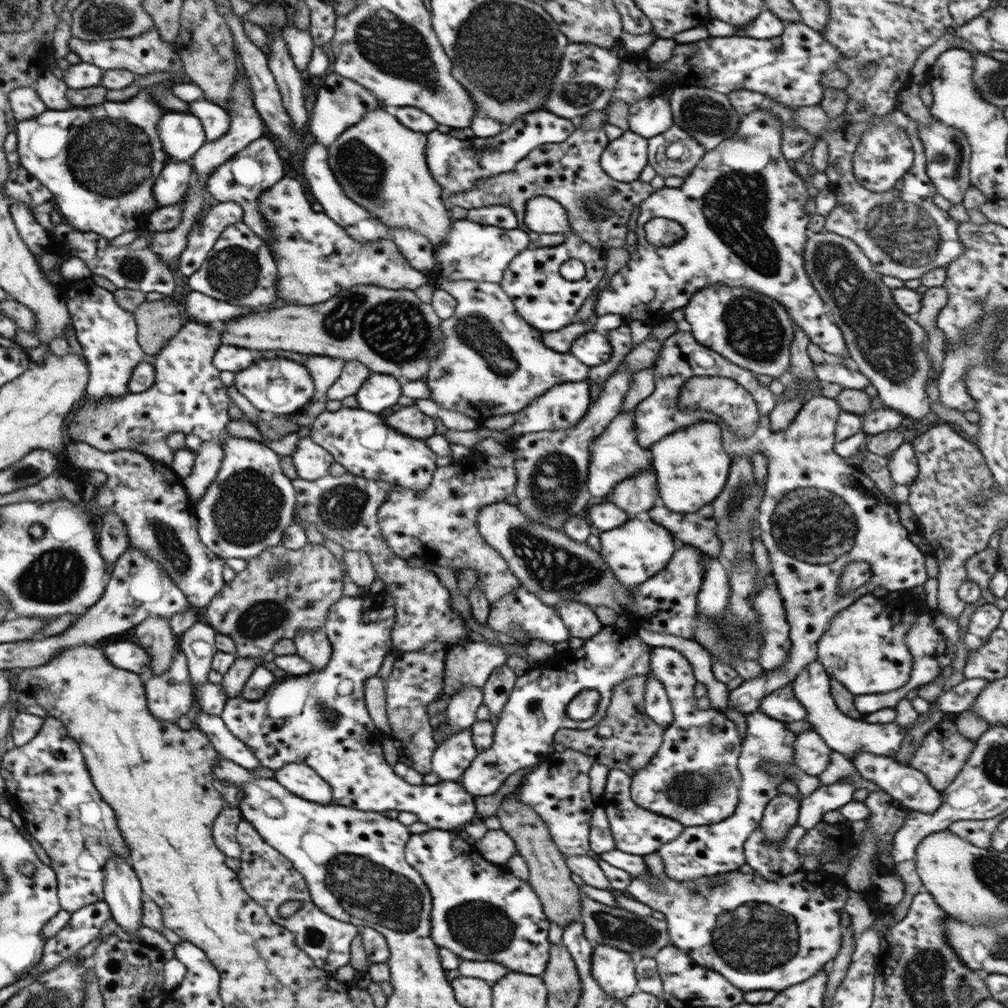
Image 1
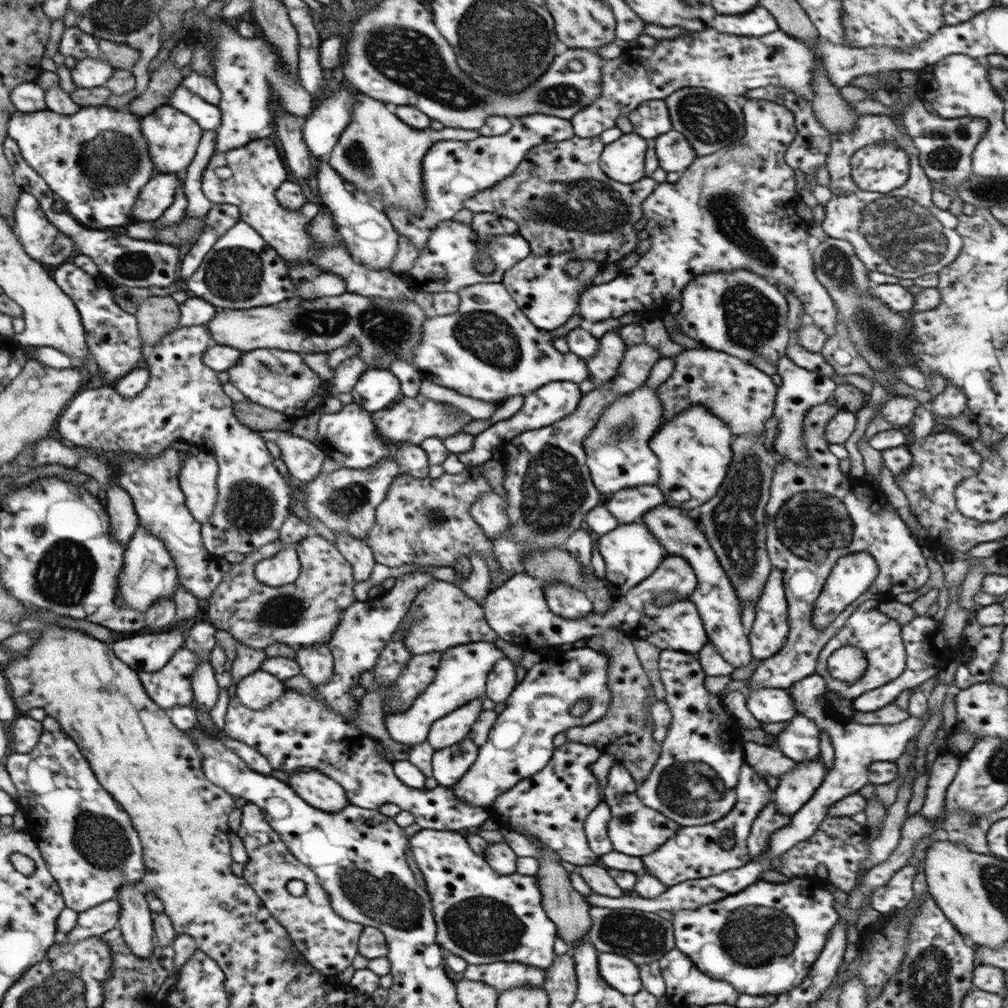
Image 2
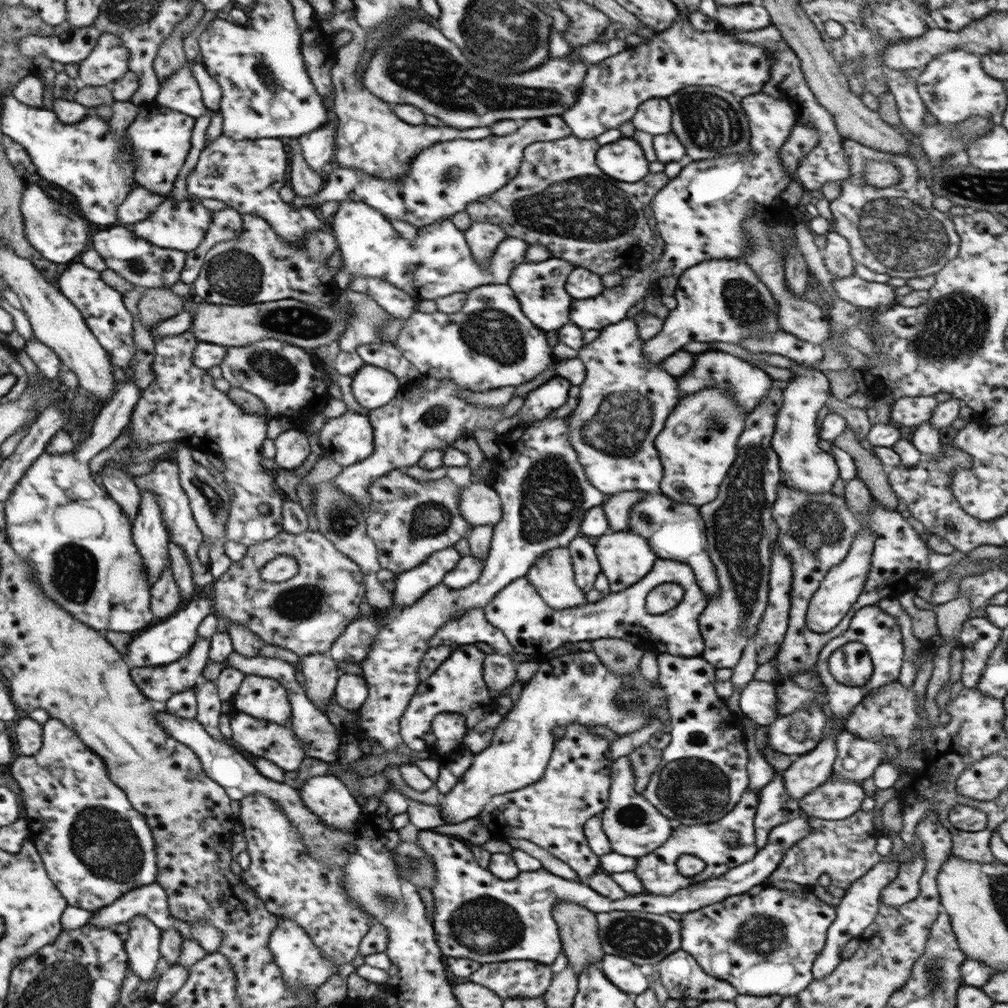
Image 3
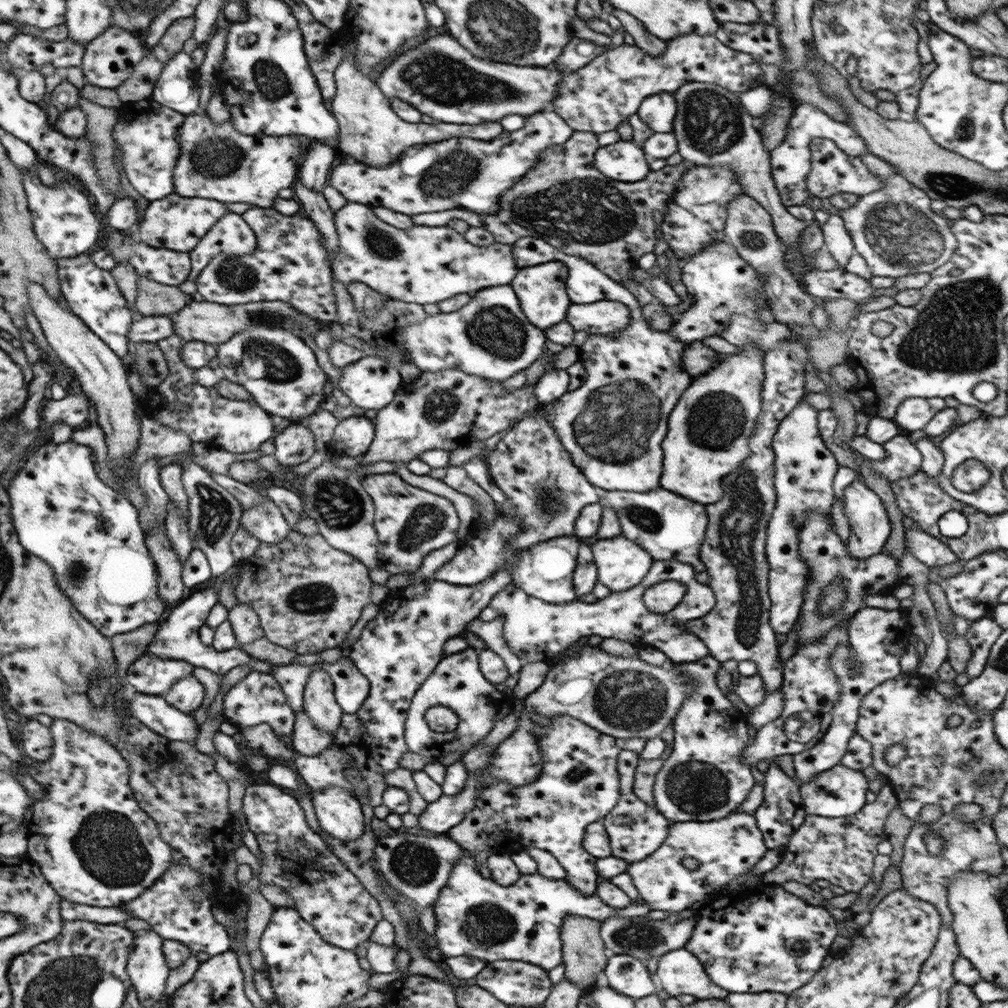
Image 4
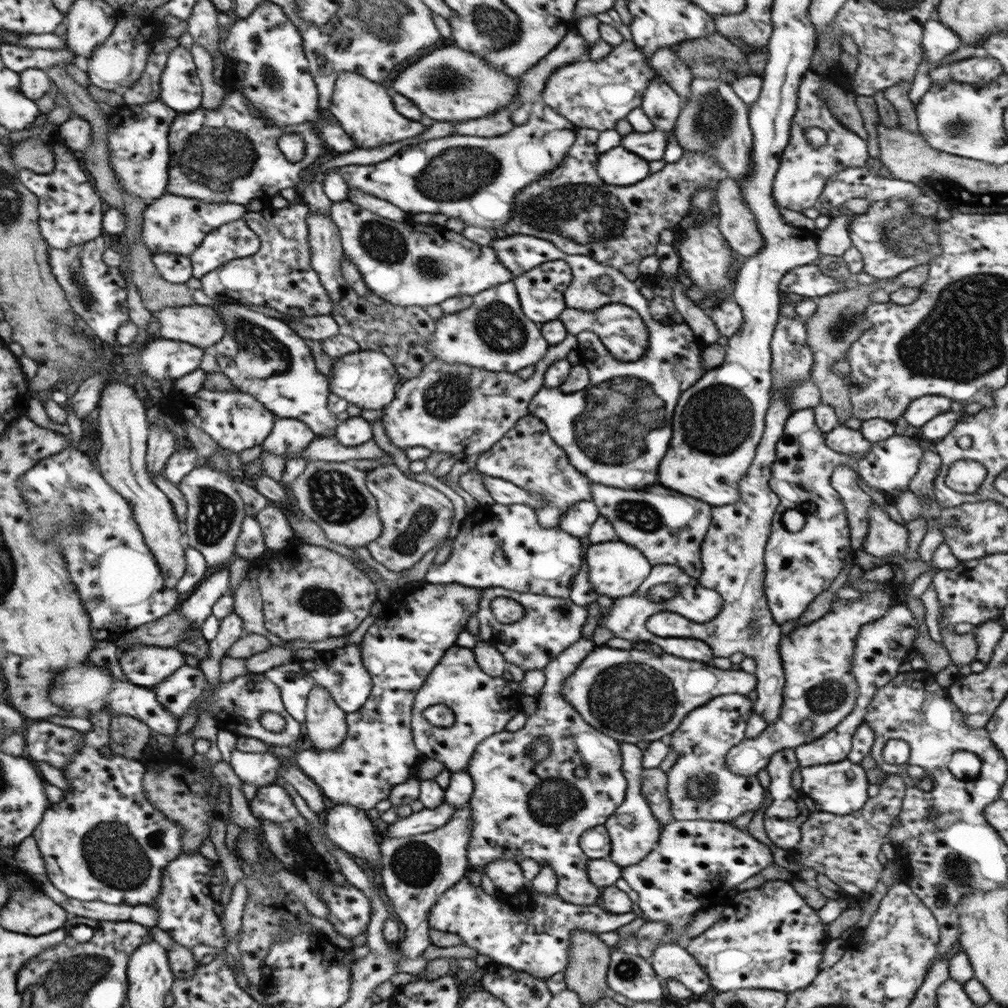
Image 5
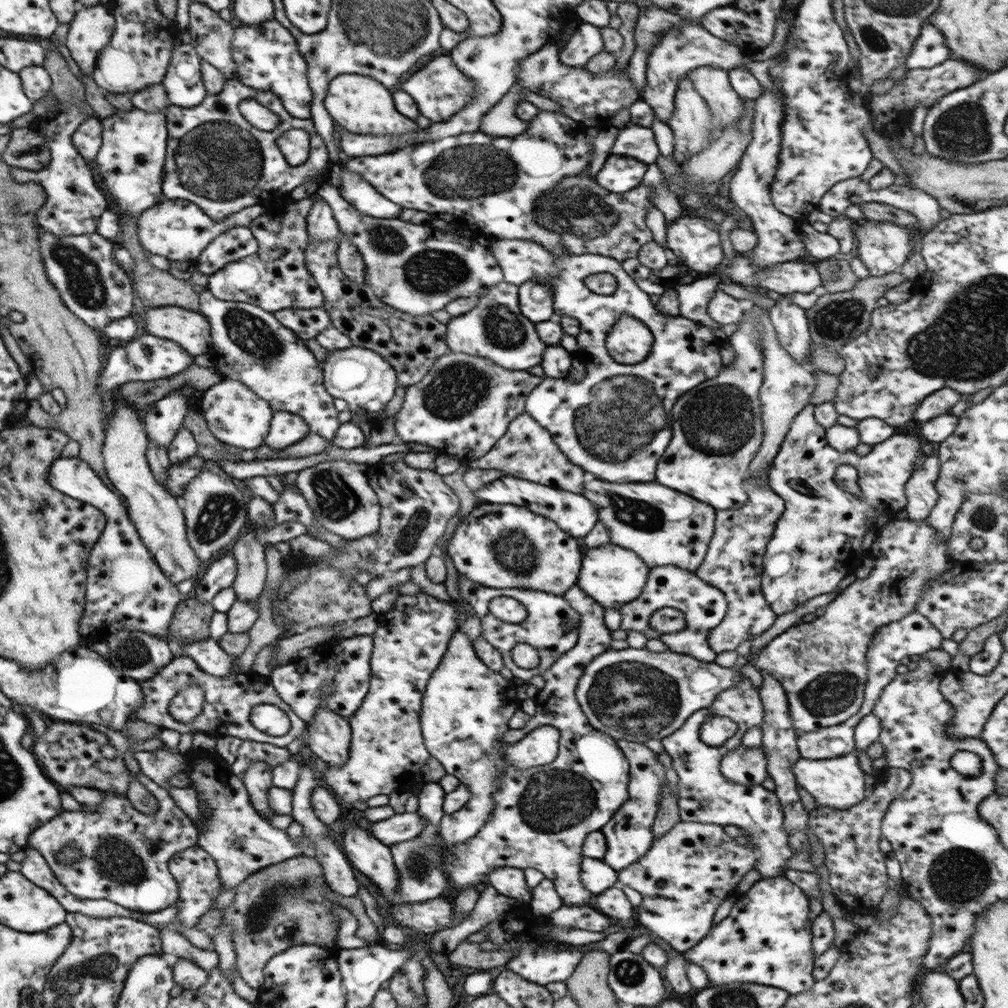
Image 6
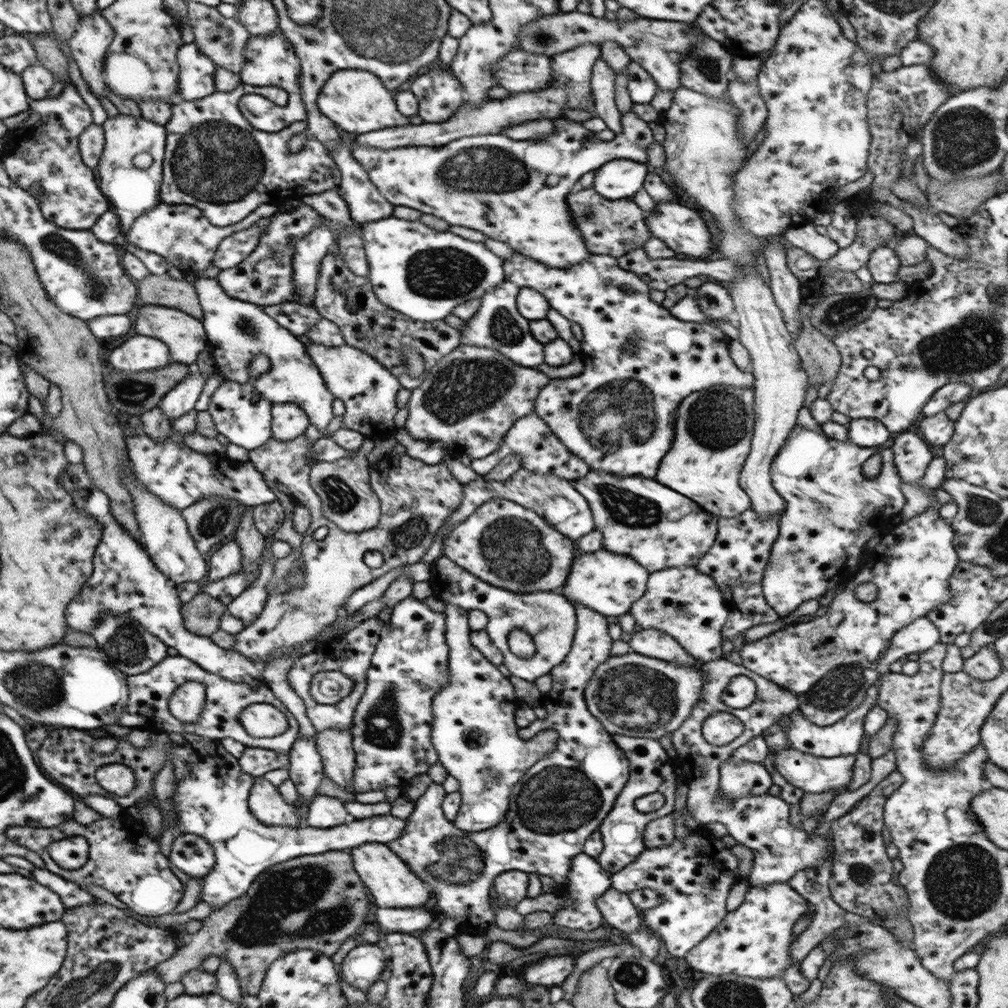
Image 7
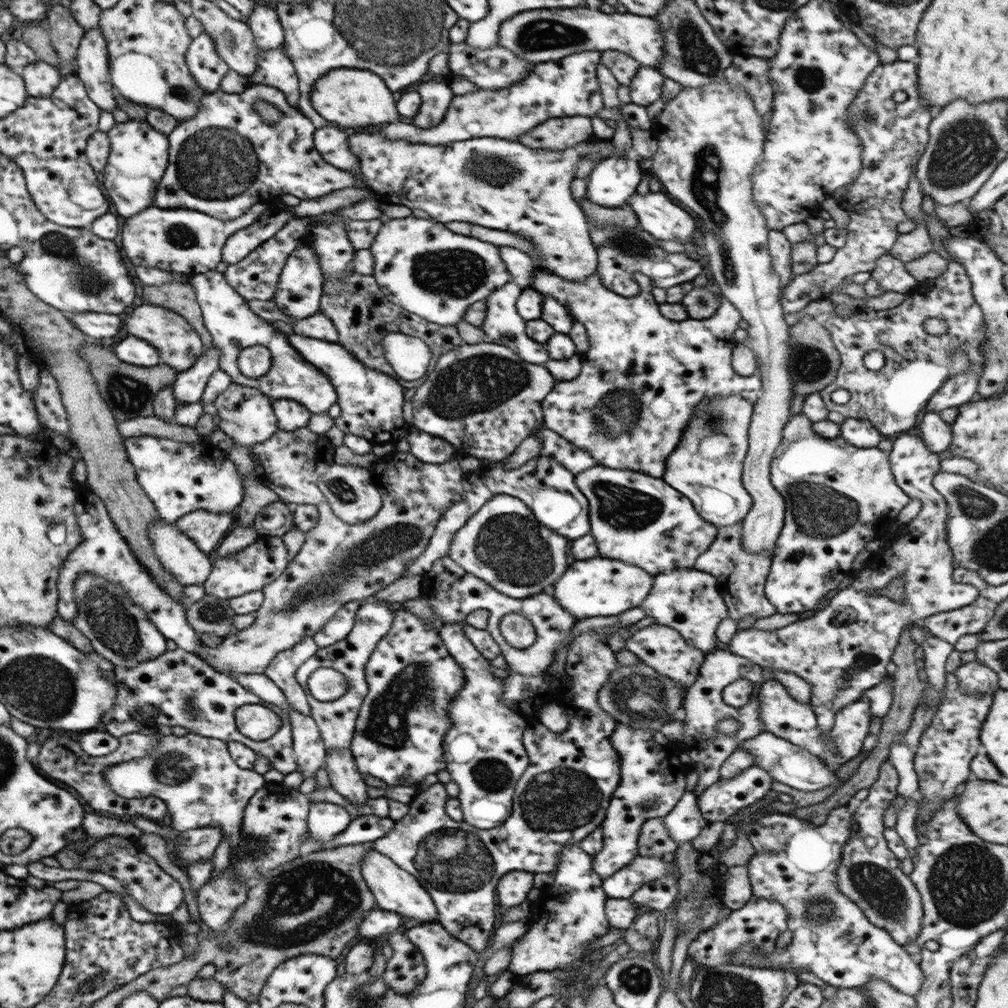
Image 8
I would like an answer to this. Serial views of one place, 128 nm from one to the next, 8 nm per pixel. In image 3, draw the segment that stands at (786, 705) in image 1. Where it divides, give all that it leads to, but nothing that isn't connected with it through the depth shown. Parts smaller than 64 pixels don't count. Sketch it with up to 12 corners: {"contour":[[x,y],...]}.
{"contour":[[751,679],[738,700],[743,716],[768,726],[779,716],[774,683]]}

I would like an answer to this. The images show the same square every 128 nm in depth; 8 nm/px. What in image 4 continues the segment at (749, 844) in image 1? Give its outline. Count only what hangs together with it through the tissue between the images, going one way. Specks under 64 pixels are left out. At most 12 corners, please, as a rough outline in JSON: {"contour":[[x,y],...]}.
{"contour":[[770,760],[752,815],[766,850],[803,822],[798,784]]}

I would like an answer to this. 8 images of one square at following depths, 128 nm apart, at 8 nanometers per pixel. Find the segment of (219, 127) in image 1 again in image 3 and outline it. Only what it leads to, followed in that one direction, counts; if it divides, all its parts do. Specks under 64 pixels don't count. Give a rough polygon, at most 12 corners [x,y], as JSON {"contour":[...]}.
{"contour":[[190,64],[161,80],[154,100],[194,119],[203,104]]}

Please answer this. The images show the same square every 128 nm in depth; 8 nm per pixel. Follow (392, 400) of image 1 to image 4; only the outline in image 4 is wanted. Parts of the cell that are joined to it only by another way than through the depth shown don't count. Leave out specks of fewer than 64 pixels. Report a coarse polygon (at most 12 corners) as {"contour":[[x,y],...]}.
{"contour":[[364,356],[337,387],[356,407],[379,411],[401,384],[396,368]]}

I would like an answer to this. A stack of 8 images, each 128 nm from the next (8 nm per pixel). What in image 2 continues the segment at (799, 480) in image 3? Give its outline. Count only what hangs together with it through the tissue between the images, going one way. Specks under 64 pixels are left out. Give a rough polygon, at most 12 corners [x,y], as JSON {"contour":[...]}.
{"contour":[[775,363],[776,455],[805,466],[805,411],[833,395],[835,378]]}

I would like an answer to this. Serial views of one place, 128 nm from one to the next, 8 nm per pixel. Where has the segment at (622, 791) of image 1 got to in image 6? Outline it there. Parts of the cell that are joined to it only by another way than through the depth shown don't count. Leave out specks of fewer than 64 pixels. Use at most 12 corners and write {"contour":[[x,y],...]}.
{"contour":[[616,740],[628,799],[599,829],[615,873],[651,847],[665,781],[656,753]]}

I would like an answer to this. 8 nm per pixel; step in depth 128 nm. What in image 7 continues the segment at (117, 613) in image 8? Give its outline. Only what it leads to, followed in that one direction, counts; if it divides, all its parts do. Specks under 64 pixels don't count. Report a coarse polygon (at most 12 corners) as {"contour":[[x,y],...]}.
{"contour":[[104,610],[89,634],[113,668],[147,672],[167,654],[126,614]]}

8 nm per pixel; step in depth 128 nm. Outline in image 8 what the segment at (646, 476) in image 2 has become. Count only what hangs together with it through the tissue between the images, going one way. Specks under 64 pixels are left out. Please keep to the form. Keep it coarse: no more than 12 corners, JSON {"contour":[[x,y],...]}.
{"contour":[[649,278],[530,288],[588,340],[543,426],[597,465],[661,478],[701,400],[755,404],[737,309],[667,320]]}

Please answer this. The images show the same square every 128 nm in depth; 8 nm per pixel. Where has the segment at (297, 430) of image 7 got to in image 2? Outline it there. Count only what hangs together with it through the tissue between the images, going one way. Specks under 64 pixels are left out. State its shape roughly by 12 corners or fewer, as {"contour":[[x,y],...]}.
{"contour":[[283,431],[258,436],[279,447],[293,478],[310,481],[326,456],[311,442]]}

